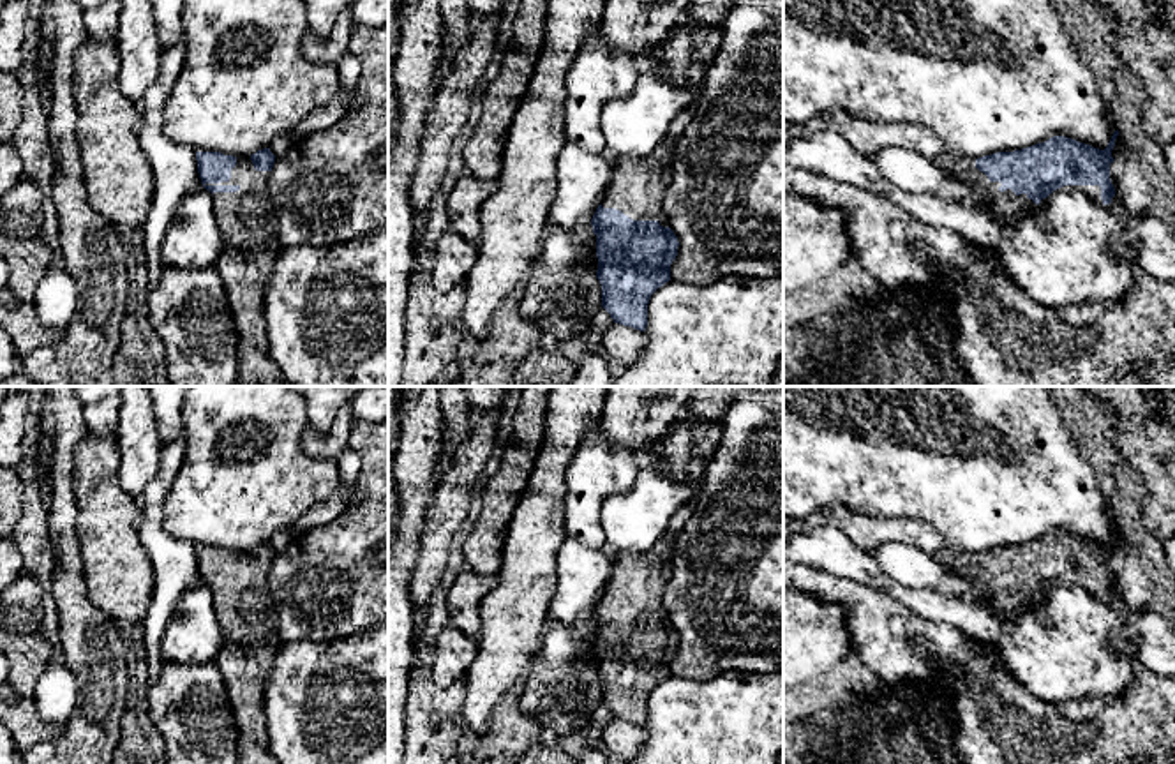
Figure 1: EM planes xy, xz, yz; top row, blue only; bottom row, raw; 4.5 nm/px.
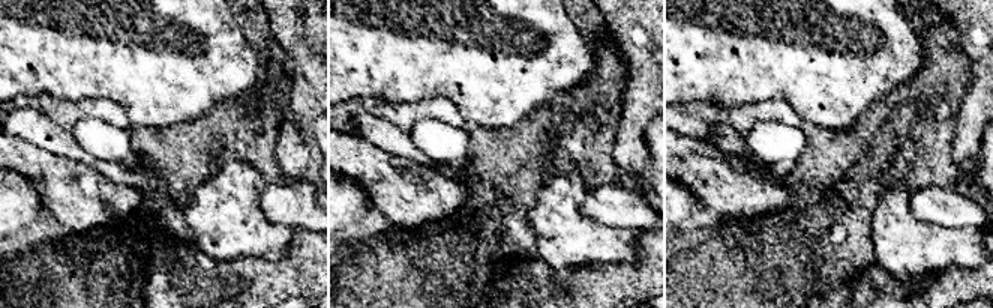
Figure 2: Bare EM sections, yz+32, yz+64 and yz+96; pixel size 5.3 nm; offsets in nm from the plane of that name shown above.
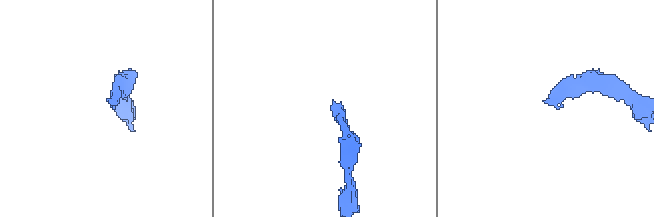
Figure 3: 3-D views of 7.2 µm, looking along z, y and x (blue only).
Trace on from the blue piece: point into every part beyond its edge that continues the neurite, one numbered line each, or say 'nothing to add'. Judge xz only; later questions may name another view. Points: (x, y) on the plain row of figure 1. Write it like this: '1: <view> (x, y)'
1: xz (637, 581)

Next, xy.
1: xy (246, 613)

